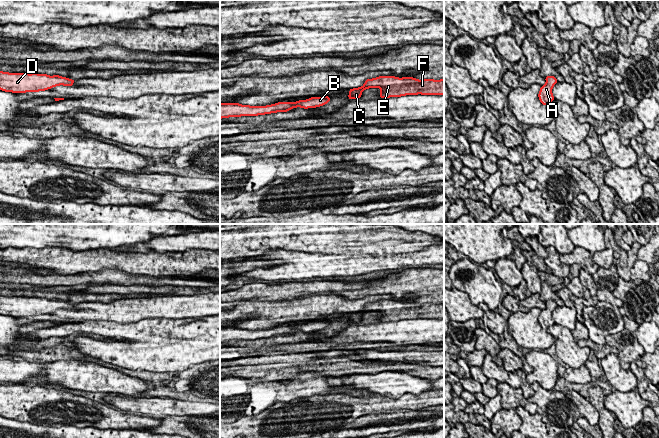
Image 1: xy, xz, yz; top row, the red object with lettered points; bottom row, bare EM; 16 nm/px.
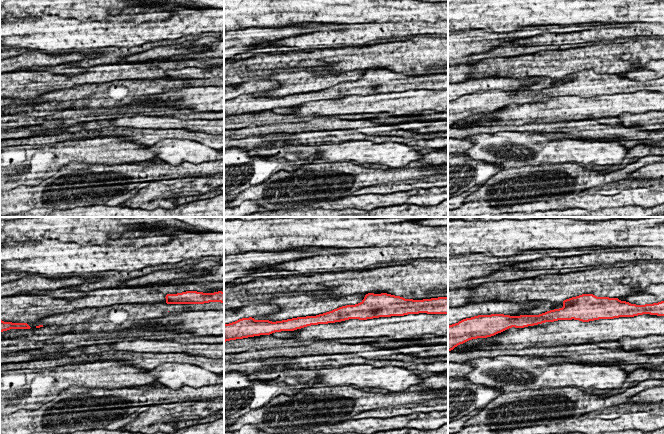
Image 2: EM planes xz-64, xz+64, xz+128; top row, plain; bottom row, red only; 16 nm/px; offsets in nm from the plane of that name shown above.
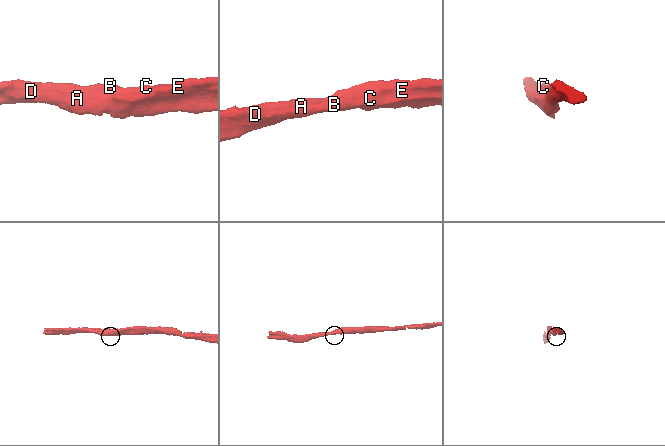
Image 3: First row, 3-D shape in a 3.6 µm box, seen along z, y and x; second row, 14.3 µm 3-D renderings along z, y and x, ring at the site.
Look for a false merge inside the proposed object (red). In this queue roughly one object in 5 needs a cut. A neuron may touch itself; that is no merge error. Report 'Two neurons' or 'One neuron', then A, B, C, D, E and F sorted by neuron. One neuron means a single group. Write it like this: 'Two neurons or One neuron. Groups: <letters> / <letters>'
One neuron. Groups: A B C D E F

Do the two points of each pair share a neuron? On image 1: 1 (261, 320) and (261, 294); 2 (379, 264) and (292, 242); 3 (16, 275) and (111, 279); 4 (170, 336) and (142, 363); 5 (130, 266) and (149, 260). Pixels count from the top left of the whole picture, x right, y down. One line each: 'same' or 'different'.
1: different
2: different
3: same
4: same
5: same

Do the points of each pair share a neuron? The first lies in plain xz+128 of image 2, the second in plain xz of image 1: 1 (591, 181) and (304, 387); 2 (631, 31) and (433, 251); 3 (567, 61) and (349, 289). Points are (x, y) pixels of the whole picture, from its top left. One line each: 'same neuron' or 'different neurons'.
1: different neurons
2: same neuron
3: same neuron

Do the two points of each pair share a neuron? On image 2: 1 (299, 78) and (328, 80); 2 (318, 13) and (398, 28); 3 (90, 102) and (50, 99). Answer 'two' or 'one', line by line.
1: one
2: two
3: one

